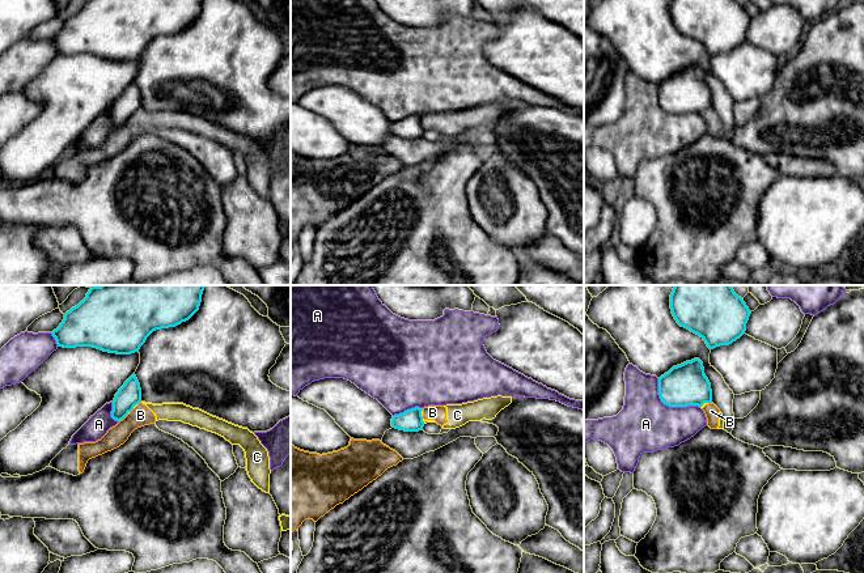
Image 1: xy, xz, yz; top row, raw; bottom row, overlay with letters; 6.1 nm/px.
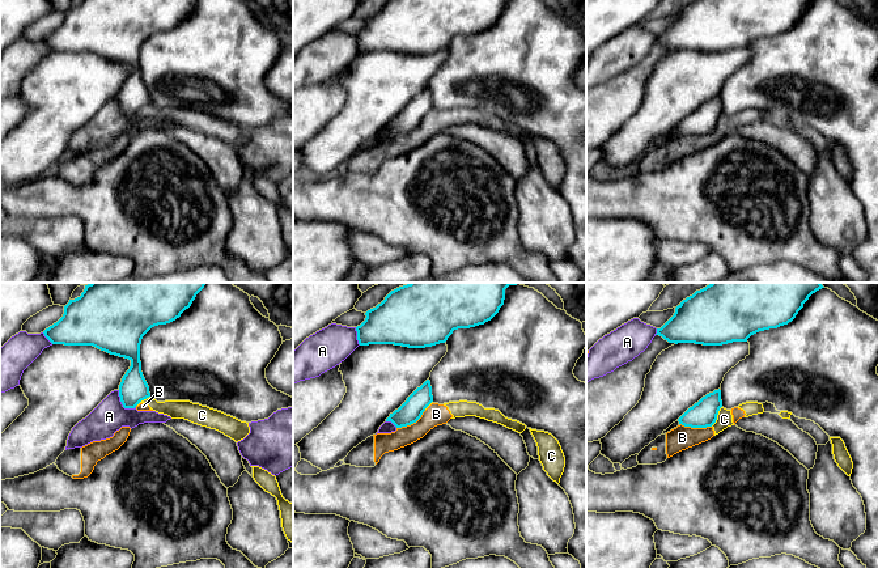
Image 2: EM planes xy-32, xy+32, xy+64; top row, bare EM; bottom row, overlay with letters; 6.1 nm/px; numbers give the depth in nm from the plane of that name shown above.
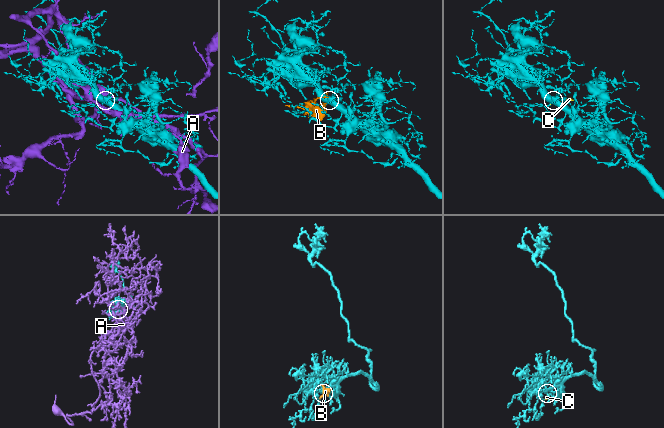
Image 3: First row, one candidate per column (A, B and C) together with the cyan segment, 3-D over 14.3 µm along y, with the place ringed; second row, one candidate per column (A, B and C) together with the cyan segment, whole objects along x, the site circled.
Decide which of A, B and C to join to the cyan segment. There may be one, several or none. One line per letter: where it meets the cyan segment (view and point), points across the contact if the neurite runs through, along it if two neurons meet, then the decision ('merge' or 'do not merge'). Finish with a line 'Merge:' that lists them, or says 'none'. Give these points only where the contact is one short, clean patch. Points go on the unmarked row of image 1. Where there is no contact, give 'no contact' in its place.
A: meets cyan in yz at (669, 113); do not merge
B: meets cyan in xy at (126, 122); do not merge
C: meets cyan in yz at (703, 110); border along yz (707, 109), (701, 114); do not merge
Merge: none

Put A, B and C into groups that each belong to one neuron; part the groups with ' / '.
A / B C

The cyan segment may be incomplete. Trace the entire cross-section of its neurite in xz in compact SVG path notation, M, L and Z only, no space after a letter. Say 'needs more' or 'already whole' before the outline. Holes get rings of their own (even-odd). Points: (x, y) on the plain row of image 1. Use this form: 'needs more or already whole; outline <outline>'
already whole; outline M415 114L405 118L403 120L394 122L391 126L391 133L405 139L423 137L424 128L422 118L423 115Z

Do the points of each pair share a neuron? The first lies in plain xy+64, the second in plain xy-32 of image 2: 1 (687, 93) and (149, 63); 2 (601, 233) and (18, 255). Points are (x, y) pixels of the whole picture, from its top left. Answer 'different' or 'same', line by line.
1: different
2: same

